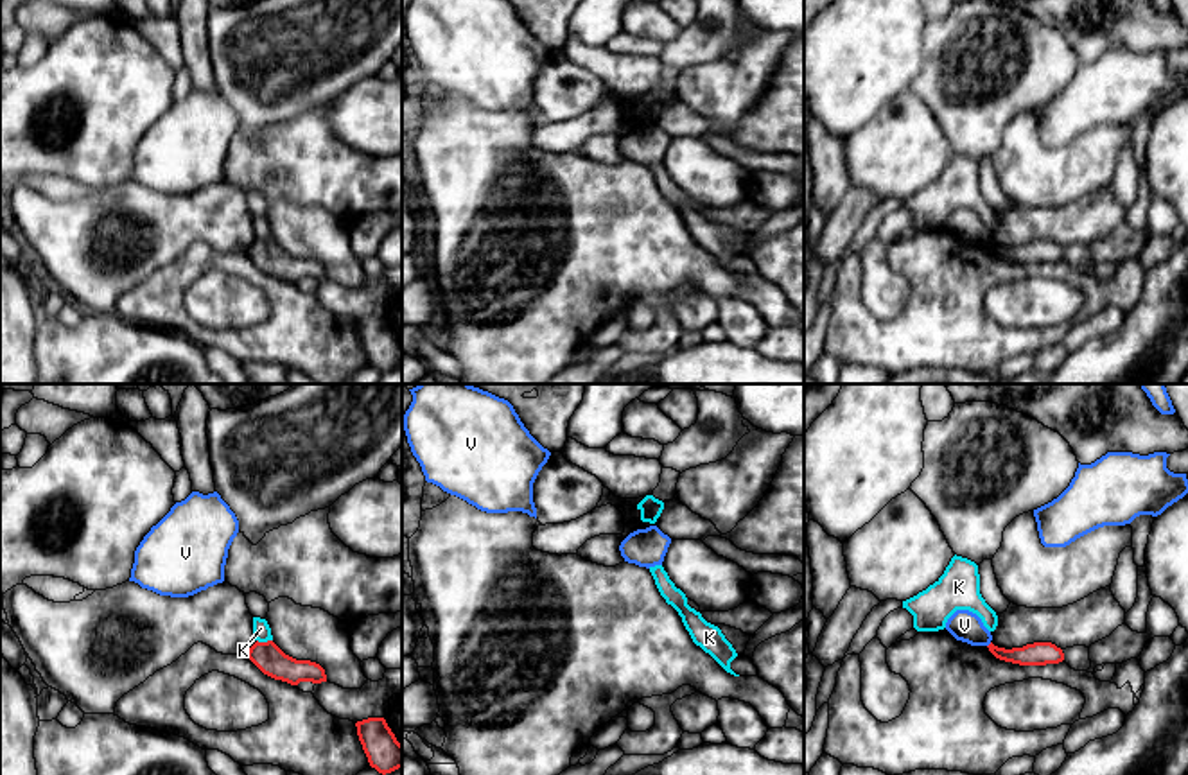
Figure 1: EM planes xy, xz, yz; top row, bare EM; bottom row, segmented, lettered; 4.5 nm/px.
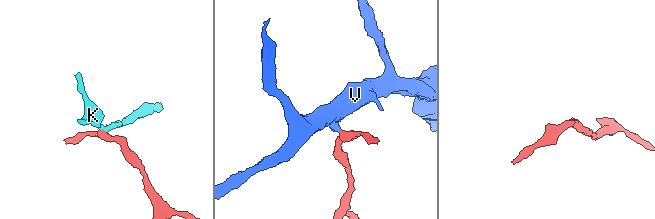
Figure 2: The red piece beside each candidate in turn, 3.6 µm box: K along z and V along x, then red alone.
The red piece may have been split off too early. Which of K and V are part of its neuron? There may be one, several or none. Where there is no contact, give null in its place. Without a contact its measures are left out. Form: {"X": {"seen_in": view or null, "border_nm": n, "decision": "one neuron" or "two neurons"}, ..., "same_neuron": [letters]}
{"K": {"seen_in": "xy", "border_nm": 70, "decision": "two neurons"}, "V": {"seen_in": "yz", "border_nm": 30, "decision": "two neurons"}, "same_neuron": []}

